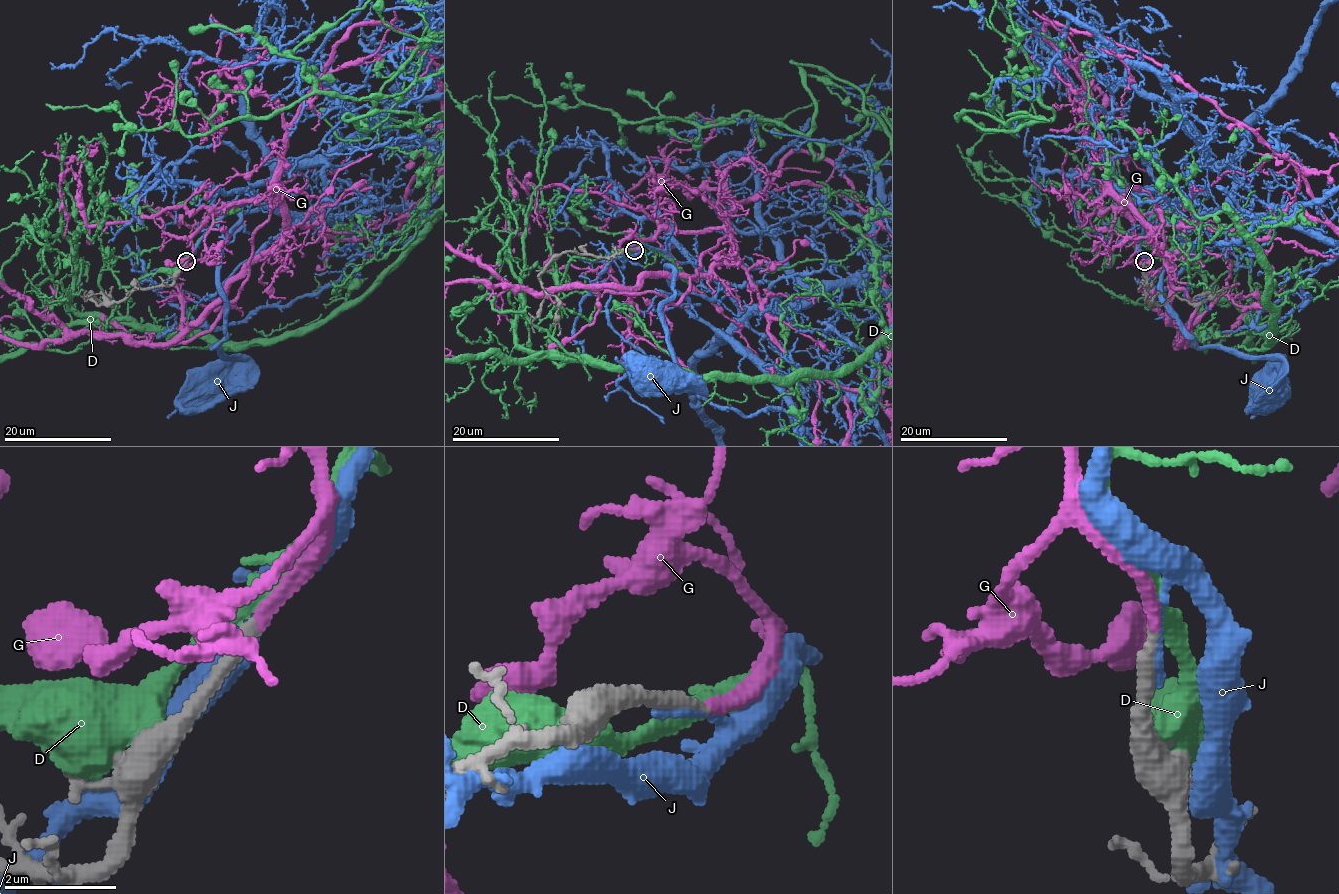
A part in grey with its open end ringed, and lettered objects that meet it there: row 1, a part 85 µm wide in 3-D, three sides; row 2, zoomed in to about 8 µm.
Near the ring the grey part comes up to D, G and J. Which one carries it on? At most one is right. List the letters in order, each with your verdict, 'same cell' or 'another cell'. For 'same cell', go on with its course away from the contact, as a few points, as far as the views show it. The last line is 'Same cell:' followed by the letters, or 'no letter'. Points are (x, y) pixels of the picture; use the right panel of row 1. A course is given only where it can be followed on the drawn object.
D: another cell
G: same cell
J: another cell
Same cell: G

